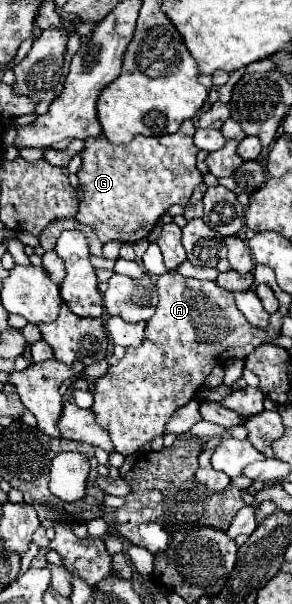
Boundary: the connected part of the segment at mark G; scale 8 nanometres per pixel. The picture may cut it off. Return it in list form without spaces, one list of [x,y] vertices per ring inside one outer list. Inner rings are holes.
[[[185,121],[173,135],[135,135],[131,143],[123,145],[113,145],[103,135],[89,137],[81,151],[83,165],[77,171],[83,195],[75,219],[81,225],[89,225],[101,243],[111,239],[121,243],[147,239],[159,217],[175,203],[185,207],[193,189],[203,181],[195,167],[199,149],[193,143],[193,133],[195,125]]]

